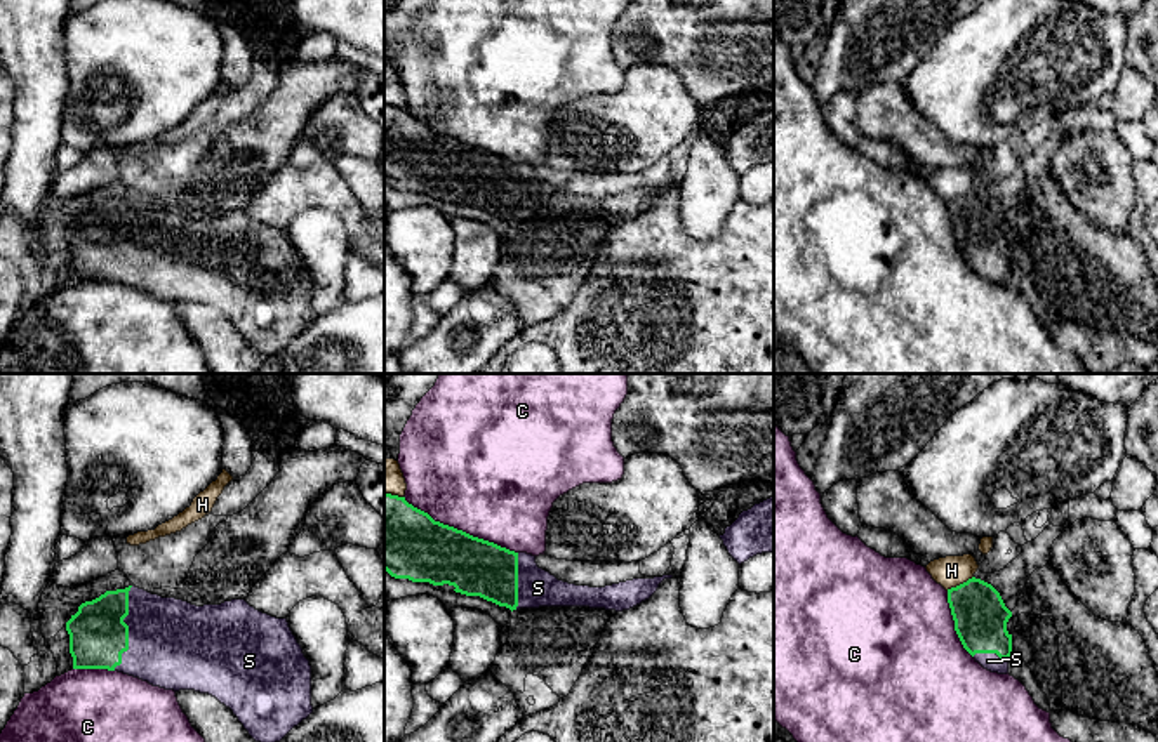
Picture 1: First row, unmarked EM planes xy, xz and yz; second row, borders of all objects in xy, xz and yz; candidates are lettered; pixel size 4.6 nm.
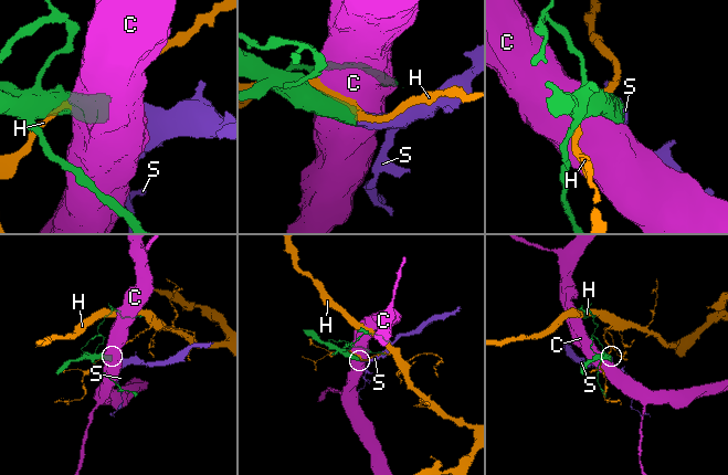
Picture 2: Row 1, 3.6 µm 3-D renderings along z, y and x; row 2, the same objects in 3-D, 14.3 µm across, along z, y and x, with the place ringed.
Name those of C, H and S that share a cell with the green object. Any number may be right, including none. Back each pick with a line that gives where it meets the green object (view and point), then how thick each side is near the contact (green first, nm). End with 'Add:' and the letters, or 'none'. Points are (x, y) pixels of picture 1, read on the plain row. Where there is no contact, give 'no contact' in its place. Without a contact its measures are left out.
S: contact xy (127, 238); calibres 280 and 420 nm
Add: S

